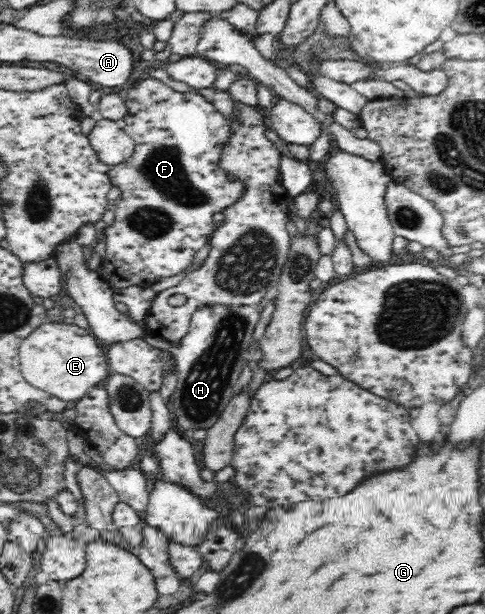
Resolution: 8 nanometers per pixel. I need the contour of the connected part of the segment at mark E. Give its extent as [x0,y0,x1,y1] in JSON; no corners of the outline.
[19,321,108,402]

